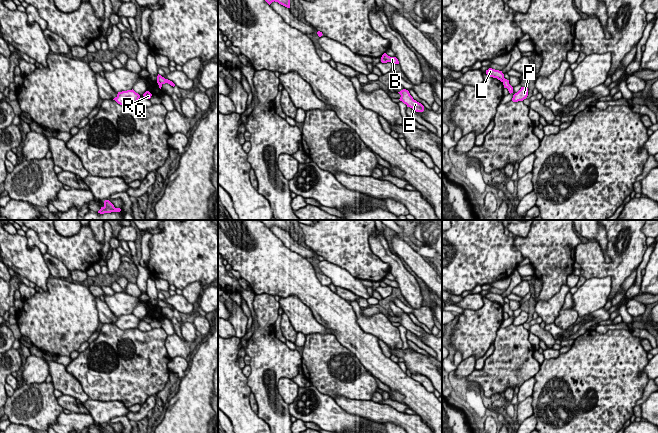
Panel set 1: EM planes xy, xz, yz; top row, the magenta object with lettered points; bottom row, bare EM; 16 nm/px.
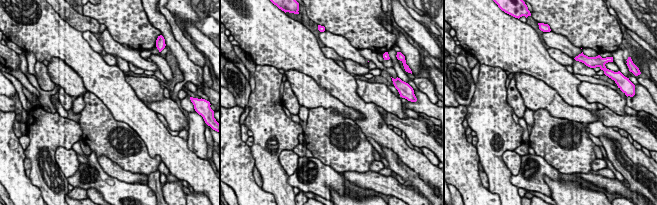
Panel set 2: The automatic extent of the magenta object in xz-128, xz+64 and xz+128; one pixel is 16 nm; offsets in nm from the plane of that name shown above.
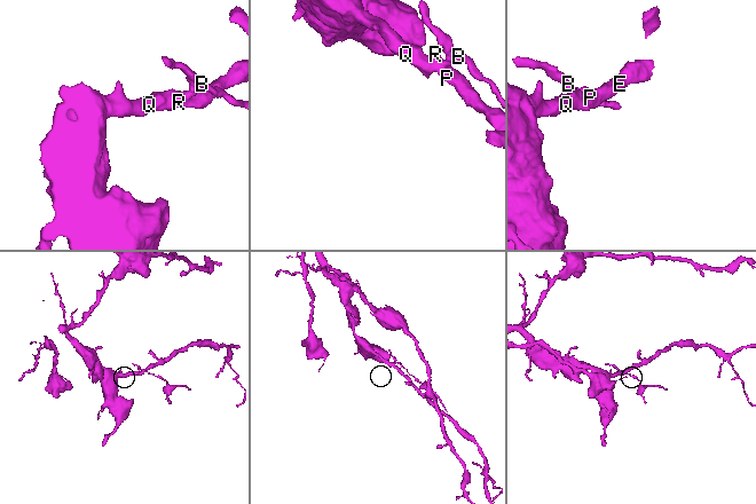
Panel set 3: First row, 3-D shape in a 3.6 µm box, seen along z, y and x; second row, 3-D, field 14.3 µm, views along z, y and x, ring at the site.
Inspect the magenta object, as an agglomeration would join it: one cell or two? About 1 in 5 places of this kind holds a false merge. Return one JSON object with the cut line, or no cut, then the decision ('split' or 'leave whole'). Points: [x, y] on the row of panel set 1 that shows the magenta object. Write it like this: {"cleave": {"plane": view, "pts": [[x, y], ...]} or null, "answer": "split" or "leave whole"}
{"cleave": {"plane": "yz", "pts": [[505, 79], [502, 81]]}, "answer": "split"}

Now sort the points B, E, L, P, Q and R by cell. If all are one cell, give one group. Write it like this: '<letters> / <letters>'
B L / E P Q R

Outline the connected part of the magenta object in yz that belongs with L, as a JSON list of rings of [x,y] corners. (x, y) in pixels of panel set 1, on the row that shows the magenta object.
[[[489,68],[488,70],[486,70],[486,74],[489,75],[490,77],[497,78],[501,82],[505,80],[504,74],[502,73],[502,71],[499,70]]]

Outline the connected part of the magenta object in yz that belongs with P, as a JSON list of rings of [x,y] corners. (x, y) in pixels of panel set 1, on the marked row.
[[[521,87],[521,89],[513,95],[512,101],[518,102],[523,101],[528,96],[528,88]]]

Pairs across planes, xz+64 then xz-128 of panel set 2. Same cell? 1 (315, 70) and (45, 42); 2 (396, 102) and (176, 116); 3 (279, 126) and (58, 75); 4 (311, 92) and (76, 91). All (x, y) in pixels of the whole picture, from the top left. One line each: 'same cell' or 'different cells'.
1: same cell
2: same cell
3: different cells
4: same cell

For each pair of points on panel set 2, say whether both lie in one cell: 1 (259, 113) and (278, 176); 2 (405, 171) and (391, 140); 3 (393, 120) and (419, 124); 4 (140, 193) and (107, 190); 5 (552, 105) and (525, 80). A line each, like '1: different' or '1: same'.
1: same
2: different
3: same
4: same
5: same

